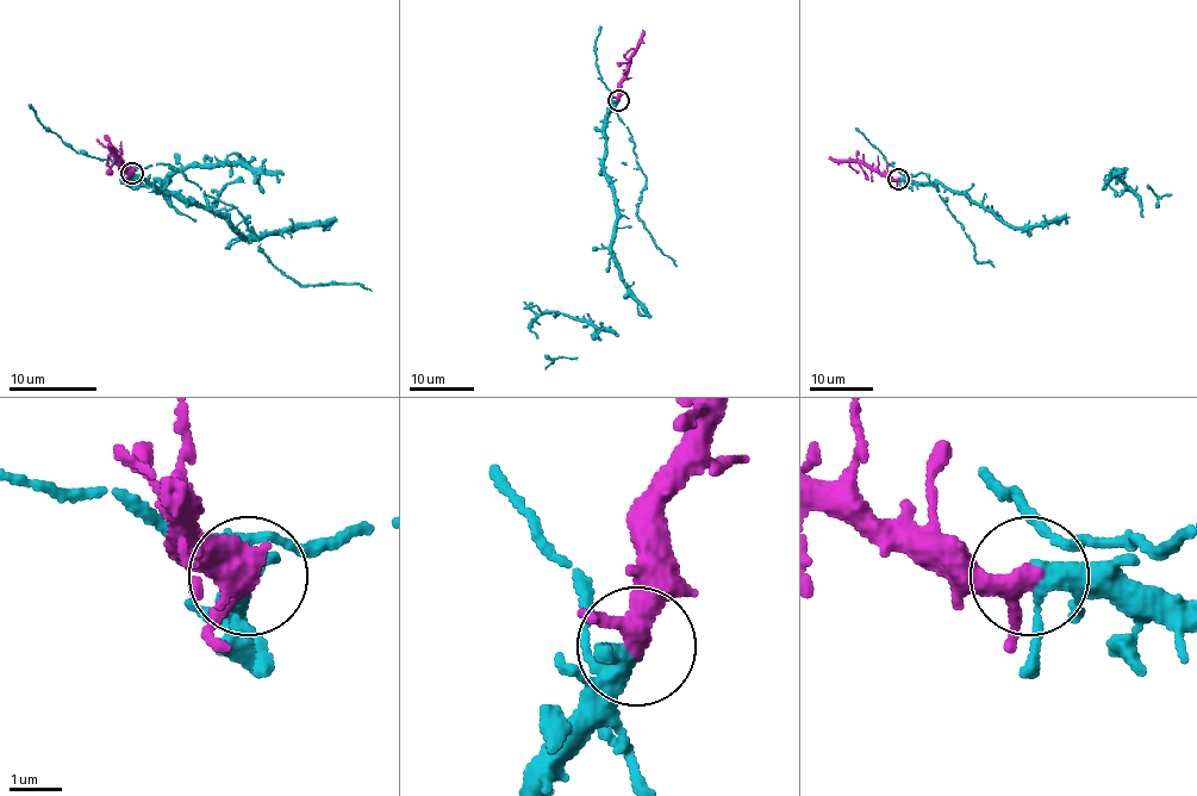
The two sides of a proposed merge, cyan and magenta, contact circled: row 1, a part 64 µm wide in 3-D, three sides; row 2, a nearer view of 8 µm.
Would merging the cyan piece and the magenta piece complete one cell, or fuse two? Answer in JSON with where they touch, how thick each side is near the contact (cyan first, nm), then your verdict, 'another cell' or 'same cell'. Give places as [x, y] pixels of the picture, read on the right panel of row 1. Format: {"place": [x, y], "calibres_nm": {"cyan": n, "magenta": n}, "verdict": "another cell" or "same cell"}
{"place": [898, 179], "calibres_nm": {"cyan": 240, "magenta": 300}, "verdict": "same cell"}

